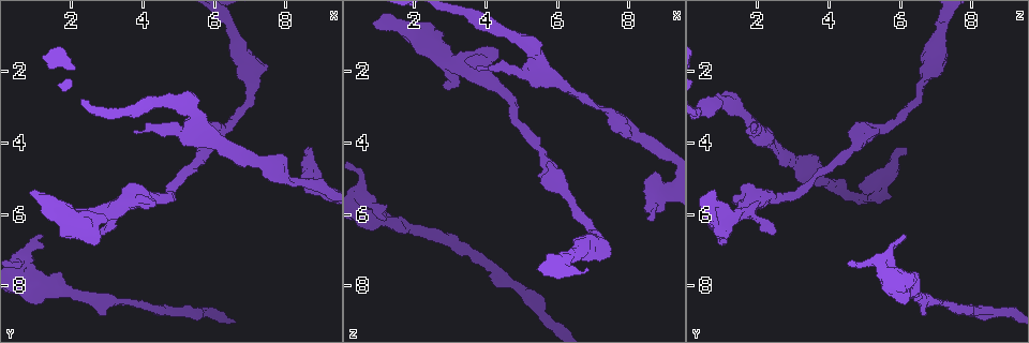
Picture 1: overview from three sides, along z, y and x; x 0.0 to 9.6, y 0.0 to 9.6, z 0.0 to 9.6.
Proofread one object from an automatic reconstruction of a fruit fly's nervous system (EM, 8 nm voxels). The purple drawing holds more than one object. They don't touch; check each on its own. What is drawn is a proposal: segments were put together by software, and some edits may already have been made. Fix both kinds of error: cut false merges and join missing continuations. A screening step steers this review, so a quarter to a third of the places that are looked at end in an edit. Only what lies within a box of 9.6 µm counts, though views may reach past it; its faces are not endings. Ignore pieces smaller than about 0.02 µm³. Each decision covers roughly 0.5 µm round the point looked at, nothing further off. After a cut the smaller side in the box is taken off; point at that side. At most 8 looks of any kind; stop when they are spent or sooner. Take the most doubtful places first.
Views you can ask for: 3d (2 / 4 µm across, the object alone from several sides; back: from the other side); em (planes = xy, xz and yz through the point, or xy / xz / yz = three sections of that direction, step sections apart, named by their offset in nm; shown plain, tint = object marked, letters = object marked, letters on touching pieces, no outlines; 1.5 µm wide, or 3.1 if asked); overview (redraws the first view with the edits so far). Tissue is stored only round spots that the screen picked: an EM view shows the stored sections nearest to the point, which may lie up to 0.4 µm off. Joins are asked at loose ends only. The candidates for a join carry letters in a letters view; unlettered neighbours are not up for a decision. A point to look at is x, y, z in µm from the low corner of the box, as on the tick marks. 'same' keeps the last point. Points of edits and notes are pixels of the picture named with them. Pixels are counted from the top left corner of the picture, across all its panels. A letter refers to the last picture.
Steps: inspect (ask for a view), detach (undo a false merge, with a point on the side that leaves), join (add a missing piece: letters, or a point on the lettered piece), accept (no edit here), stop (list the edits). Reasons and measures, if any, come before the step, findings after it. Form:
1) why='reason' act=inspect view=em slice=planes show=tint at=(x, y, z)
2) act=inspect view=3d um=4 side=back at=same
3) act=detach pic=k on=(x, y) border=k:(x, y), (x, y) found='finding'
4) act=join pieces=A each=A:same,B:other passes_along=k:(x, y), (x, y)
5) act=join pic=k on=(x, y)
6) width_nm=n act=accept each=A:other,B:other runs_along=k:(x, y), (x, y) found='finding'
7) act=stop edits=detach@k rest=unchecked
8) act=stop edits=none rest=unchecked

why='branch stops here' act=inspect view=em slice=xz step=4 show=letters at=(0.95, 5.25, 0.75)

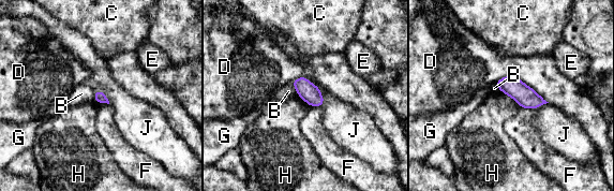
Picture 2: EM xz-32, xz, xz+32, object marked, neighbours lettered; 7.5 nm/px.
act=inspect view=em slice=planes show=letters at=same

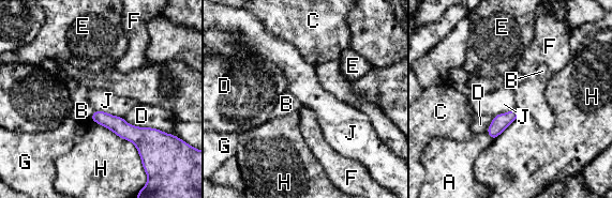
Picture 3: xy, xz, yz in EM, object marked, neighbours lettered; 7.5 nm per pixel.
act=accept each=A:other,B:other,C:other,D:other,E:other,F:other,G:other,H:other,J:other runs_along=3:(94, 117), (130, 133), (155, 133) found='no lettered piece goes on from it'

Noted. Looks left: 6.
act=inspect view=em slice=planes show=letters at=(3.75, 3.75, 1.90)

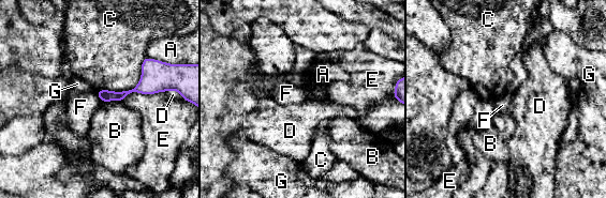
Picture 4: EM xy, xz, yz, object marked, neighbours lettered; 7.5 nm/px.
act=accept each=A:other,B:other,C:other,D:other,E:other,F:other,G:other runs_along=4:(160, 89), (100, 93) found='none of them fits'

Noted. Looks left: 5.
why='an open end' act=inspect view=em slice=yz step=4 show=letters at=(8.55, 4.20, 6.10)

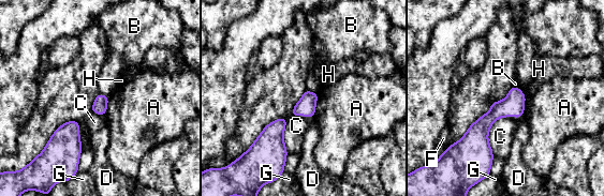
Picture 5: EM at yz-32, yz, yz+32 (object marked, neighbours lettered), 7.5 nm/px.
act=inspect view=em slice=planes show=letters at=same

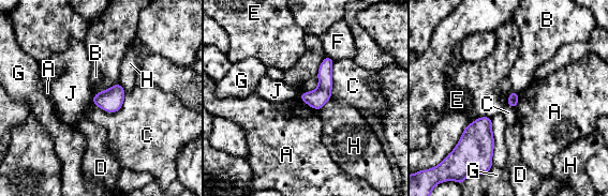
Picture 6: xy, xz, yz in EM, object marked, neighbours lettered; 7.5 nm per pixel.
longest_contact=G:360nm act=accept each=A:other,B:other,C:other,D:other,E:other,F:other,G:other,H:other,J:other found='no lettered piece goes on from it'

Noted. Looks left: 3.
act=stop edits=none rest=unchecked

